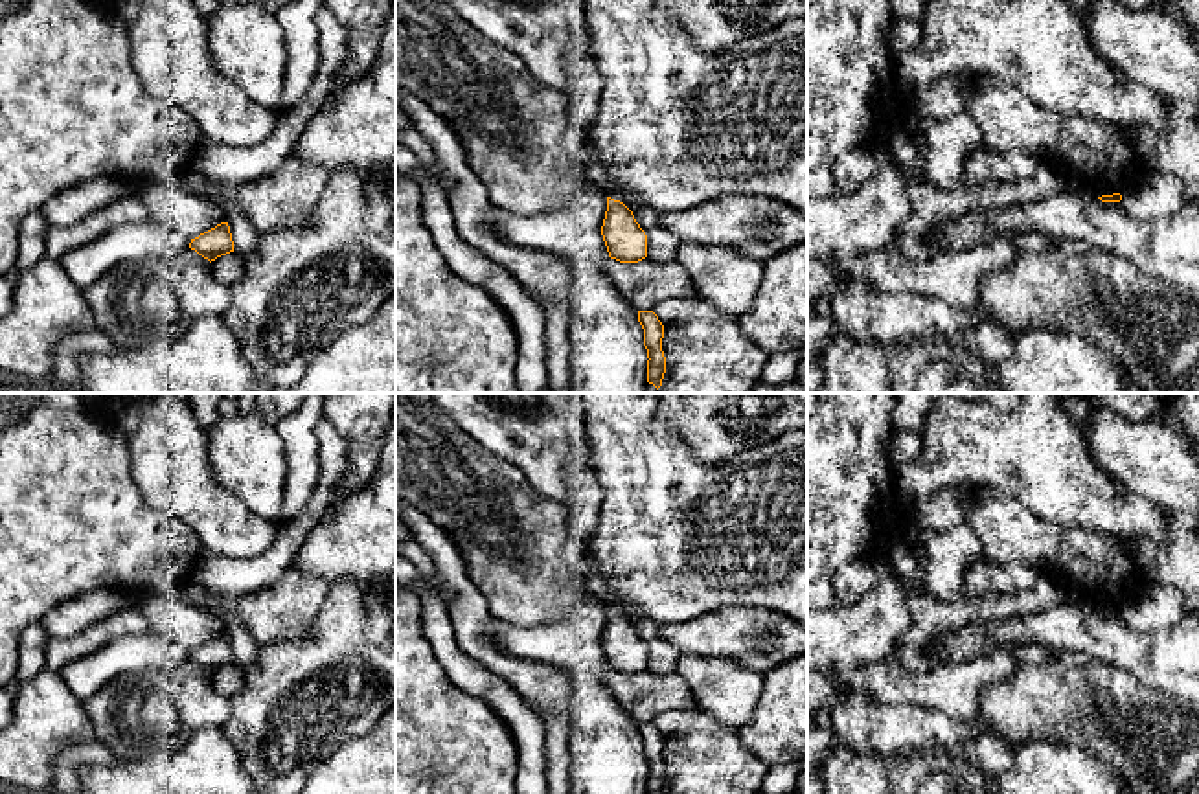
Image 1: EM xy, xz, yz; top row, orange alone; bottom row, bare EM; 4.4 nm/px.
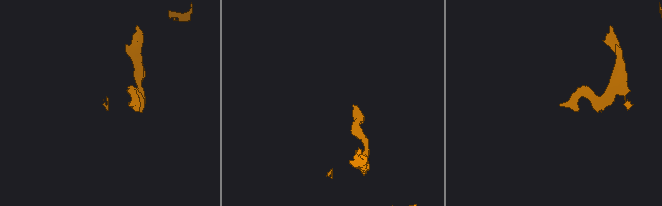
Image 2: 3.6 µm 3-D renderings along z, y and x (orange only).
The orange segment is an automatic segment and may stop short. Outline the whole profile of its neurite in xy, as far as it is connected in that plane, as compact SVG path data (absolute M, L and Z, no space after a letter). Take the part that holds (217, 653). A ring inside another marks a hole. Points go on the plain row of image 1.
M221 634L215 640L191 651L189 660L204 671L208 671L210 675L221 667L234 664L234 652L228 634Z

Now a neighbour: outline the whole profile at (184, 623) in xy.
M147 597L140 608L147 616L151 630L189 652L221 634L228 634L224 623L215 614L178 597Z

